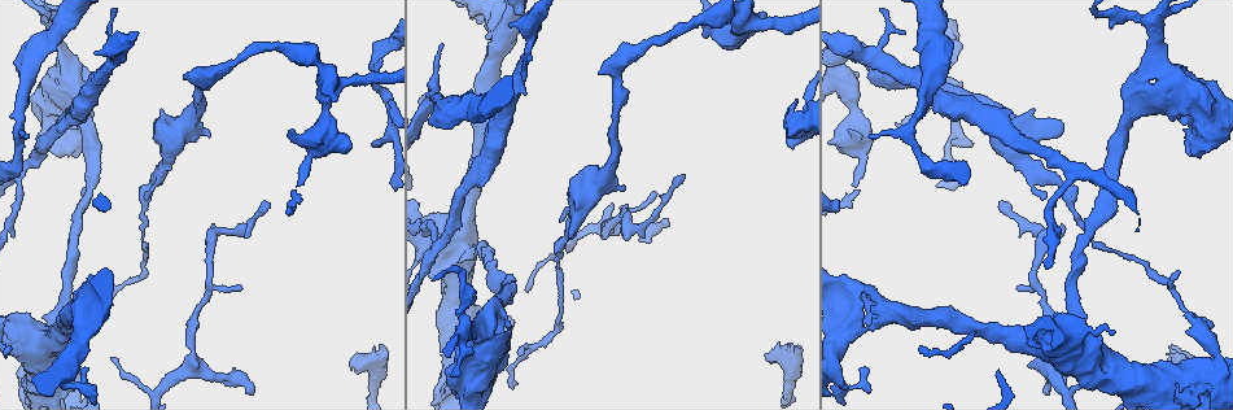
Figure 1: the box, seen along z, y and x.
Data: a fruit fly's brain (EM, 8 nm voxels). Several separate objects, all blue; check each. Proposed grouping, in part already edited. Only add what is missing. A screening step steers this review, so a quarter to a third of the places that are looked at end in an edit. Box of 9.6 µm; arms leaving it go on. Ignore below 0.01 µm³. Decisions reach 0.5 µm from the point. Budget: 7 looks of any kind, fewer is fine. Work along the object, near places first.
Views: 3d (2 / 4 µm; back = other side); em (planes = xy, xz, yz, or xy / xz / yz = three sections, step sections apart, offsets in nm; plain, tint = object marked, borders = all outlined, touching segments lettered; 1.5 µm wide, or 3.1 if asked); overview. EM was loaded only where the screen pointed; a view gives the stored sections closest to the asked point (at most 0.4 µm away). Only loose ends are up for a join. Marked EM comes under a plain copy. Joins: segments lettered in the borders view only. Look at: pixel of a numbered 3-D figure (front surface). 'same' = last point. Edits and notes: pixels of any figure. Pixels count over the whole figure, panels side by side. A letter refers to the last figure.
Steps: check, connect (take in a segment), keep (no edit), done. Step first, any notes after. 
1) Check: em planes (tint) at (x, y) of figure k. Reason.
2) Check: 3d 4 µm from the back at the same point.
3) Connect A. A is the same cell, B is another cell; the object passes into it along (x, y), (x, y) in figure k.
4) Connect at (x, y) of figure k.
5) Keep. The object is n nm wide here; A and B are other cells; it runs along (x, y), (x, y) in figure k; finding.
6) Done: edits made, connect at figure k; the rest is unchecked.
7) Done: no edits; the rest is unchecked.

Check: em yz step 8 (tint) at (373, 144) of figure 1. Branch stops here.

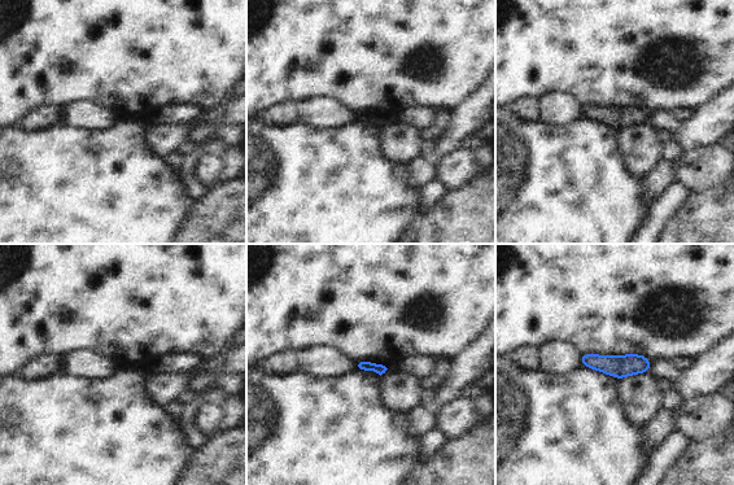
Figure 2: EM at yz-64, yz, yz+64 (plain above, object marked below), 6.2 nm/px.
Check: em planes (borders) at the same point.

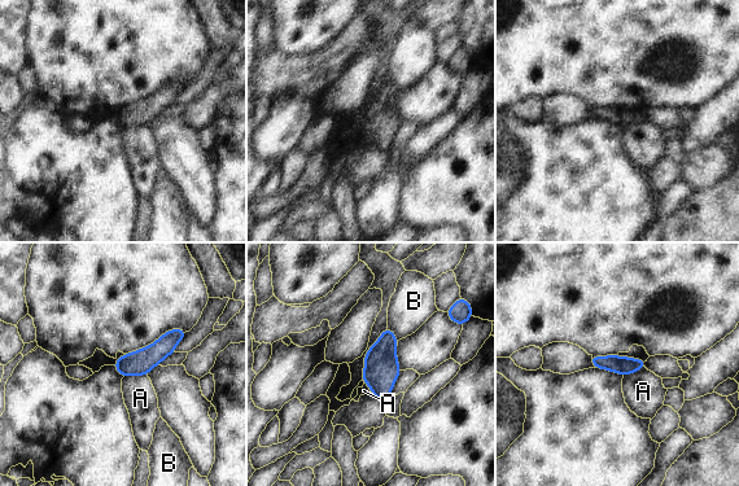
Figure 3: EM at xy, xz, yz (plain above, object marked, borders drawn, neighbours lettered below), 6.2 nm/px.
Keep. A and B are other cells; a border runs along (147, 375), (129, 375), (123, 377) in figure 3; no lettered segment goes on from it.

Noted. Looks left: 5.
Check: em planes (tint) at (685, 177) of figure 1. Branch stops here.

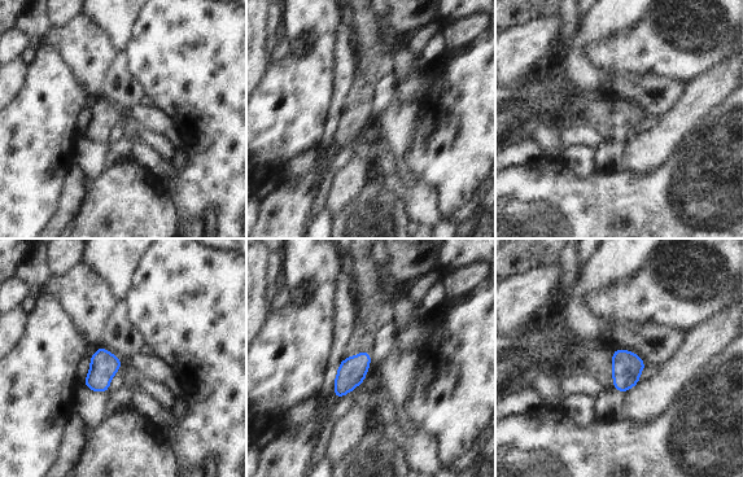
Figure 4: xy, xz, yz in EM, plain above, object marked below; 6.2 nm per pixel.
Check: em planes (borders) at the same point. What lies round it.

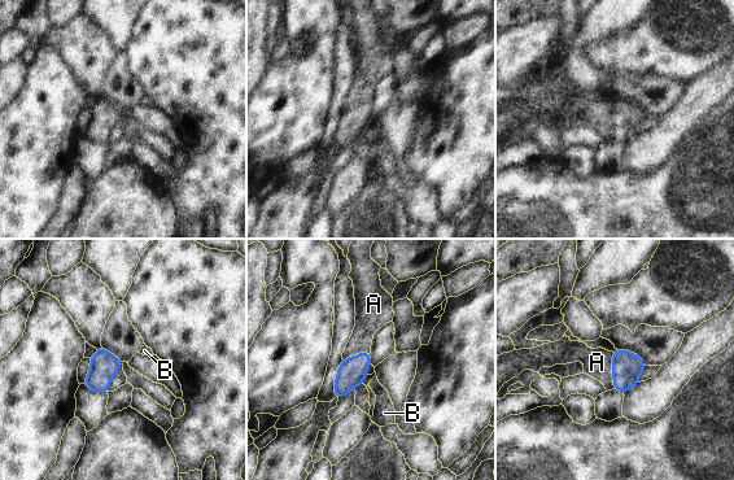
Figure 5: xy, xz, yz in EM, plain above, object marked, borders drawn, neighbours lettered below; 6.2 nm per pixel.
Connect A. The longest contact is with A, 240 nm; A is the same cell, B is another cell; the object passes into it along (627, 367), (612, 370), (597, 362) in figure 5; it goes on there.

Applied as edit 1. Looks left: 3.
Check: overview. Redraw.

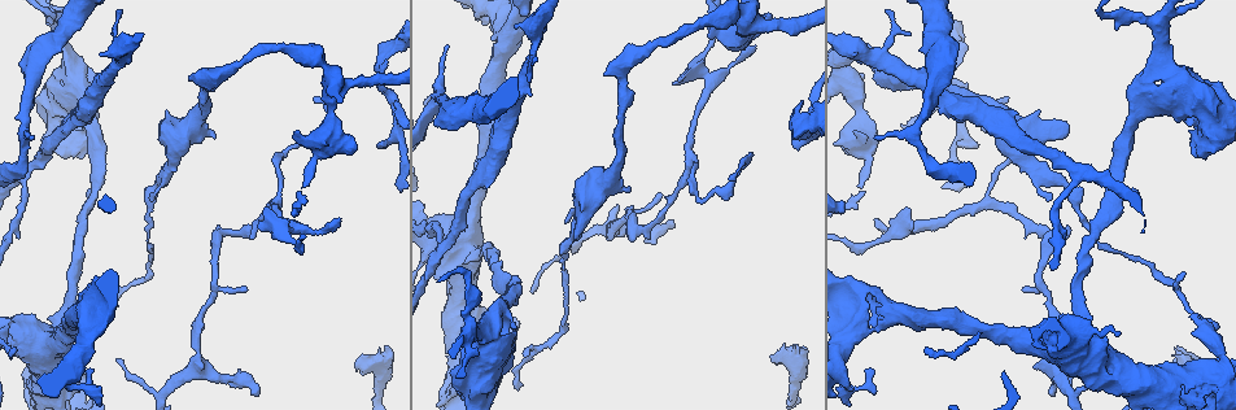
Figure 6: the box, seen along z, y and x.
Check: 3d 4 µm at (32, 136) of figure 6. Tapers out.

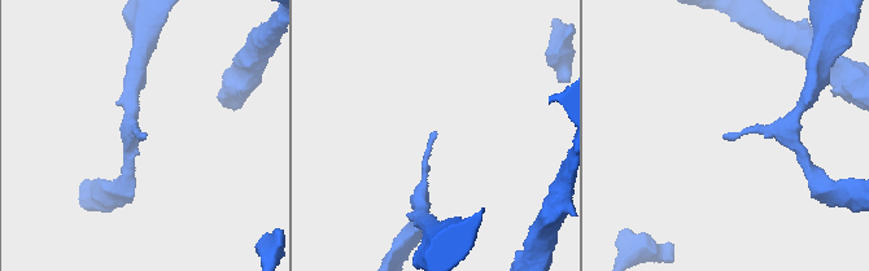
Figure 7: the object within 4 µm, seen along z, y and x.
Check: em planes (borders) at (722, 138) of figure 7. Shape alone is not enough.

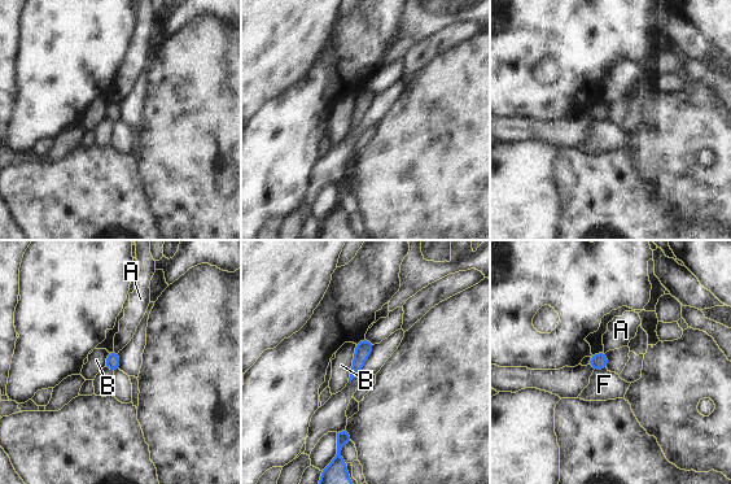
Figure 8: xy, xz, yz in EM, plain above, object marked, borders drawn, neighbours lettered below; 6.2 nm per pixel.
Keep. A, B and F are other cells; no lettered segment goes on from it.

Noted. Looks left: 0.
Done: edits made, connect at figure 5; the rest is unchecked.

